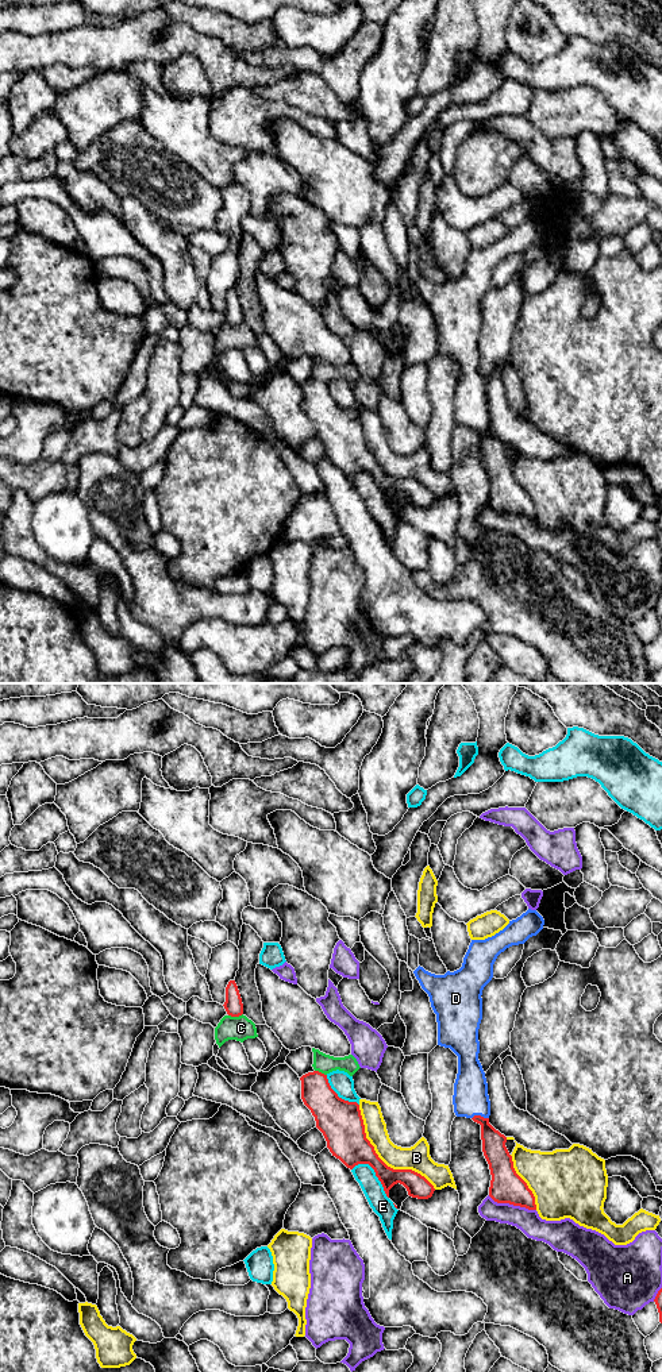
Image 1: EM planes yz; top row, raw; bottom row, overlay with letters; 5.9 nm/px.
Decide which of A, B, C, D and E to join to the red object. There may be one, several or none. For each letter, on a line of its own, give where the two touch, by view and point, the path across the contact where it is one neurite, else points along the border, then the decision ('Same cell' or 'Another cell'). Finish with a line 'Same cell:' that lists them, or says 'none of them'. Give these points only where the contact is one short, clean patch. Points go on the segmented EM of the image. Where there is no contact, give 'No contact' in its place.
A: Touches red at yz (512, 1203). Another cell
B: Touches red at yz (380, 1159). Another cell
C: Touches red at yz (235, 1016). Another cell
D: Touches red at yz (480, 1116). Path across: yz (493, 1143), (480, 1116), (477, 1106), (470, 1098). Same cell
E: Touches red at yz (376, 1174). Another cell
Same cell: D

